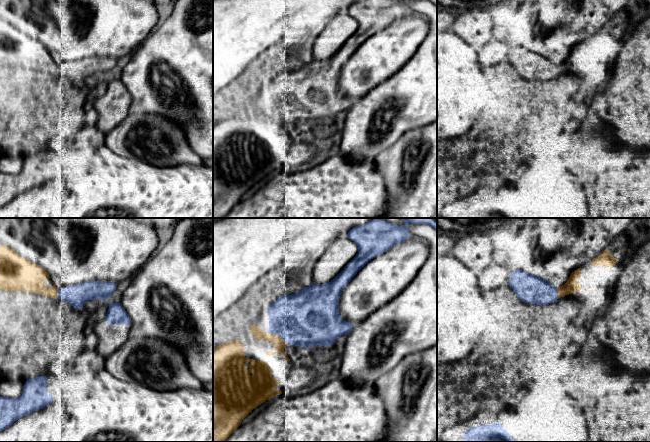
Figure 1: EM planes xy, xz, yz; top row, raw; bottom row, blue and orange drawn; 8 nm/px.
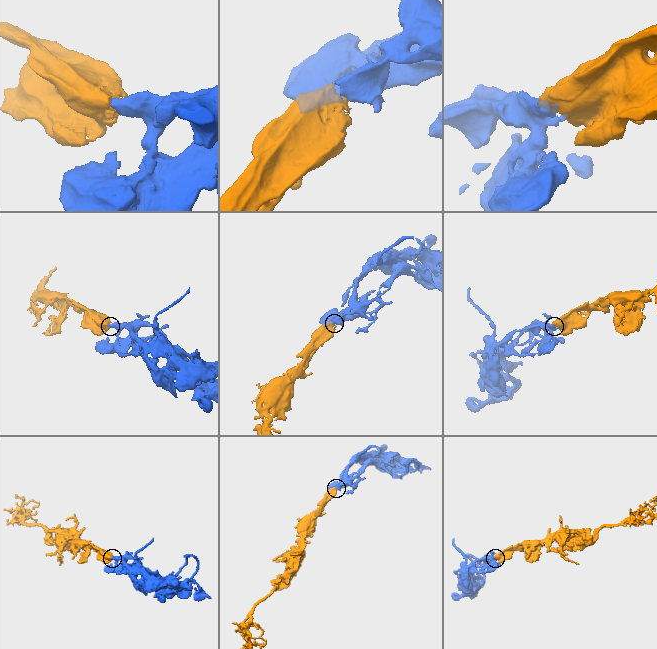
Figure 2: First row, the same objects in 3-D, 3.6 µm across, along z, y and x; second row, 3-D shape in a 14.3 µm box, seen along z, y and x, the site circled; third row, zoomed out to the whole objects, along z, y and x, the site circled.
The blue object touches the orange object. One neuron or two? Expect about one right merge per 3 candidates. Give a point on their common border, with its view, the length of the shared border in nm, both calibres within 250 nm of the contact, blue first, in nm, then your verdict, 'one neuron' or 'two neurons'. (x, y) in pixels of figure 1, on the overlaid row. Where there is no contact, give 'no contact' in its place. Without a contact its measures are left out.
xz (281, 337) | 130 nm | 440/90 nm | one neuron

